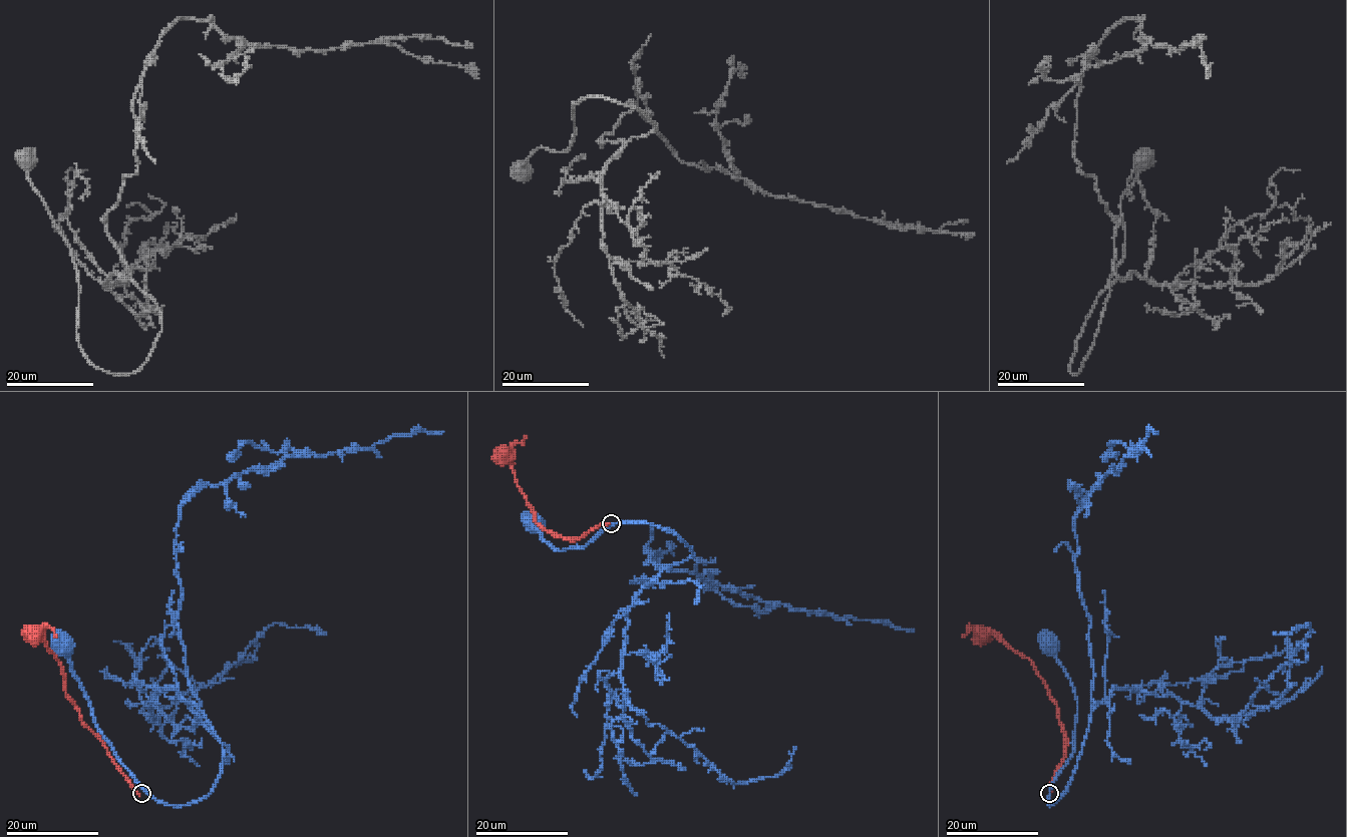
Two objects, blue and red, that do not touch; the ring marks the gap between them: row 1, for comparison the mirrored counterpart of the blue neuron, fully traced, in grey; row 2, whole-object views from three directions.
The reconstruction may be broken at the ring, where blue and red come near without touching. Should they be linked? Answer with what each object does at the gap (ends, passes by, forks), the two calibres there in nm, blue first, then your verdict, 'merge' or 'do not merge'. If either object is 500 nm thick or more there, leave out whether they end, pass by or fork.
blue passes by | red ends | 280/240 nm | do not merge

